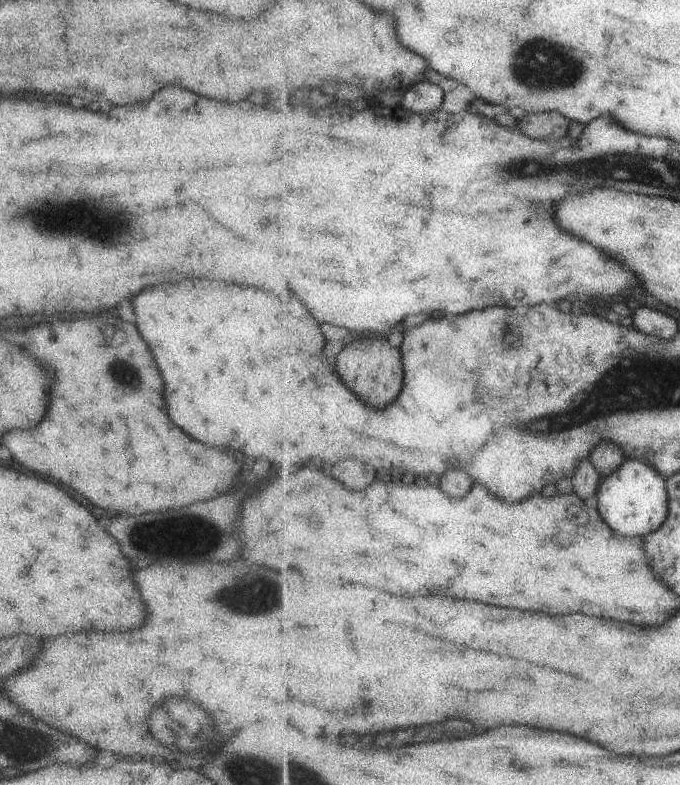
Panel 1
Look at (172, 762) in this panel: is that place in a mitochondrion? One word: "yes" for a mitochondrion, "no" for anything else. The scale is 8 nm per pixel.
no

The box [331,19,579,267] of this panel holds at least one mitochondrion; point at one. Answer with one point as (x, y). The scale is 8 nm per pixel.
(485, 165)

